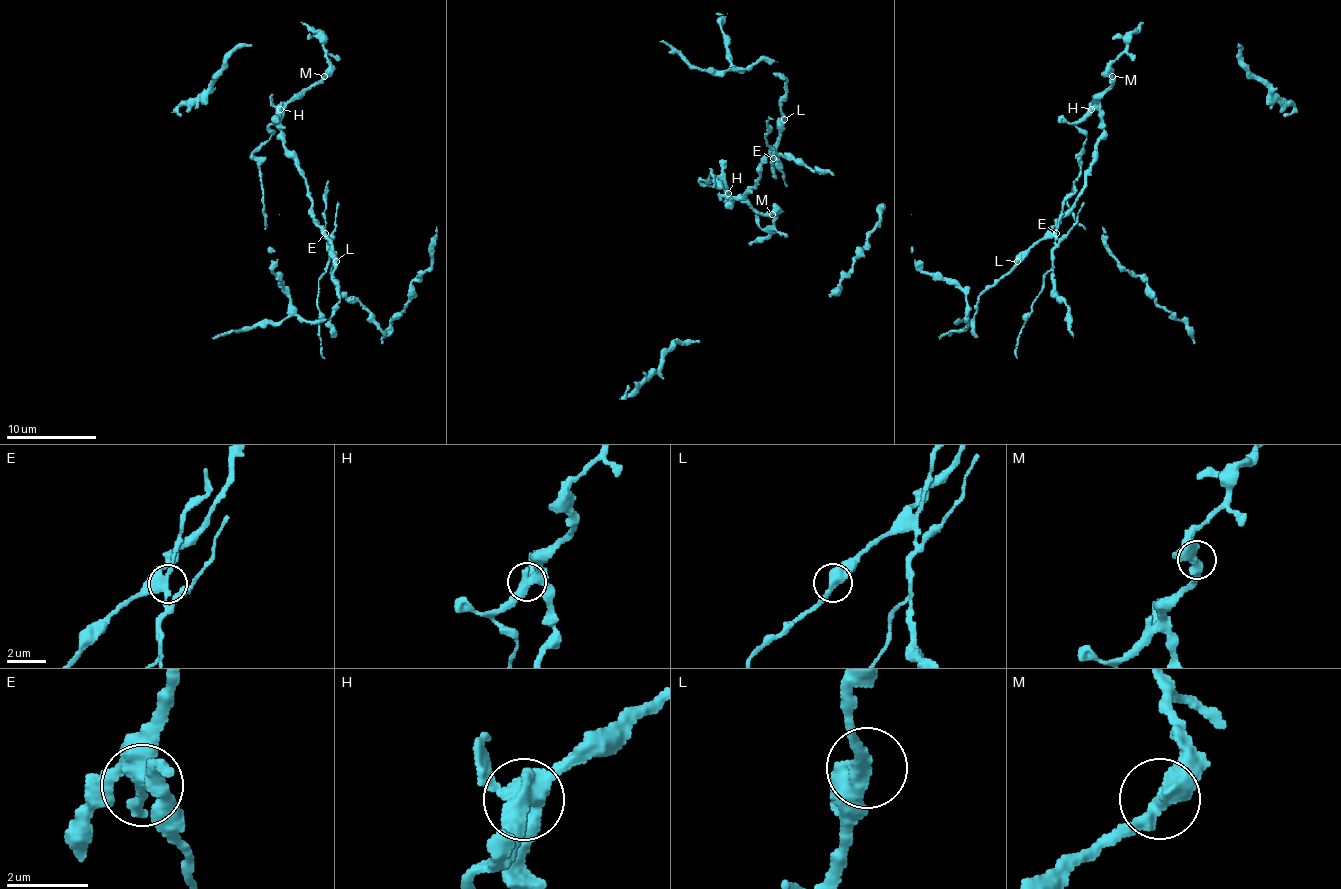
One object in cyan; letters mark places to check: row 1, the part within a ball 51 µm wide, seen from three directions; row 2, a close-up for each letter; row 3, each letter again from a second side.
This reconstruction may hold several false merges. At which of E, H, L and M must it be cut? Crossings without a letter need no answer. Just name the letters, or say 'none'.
E, H

